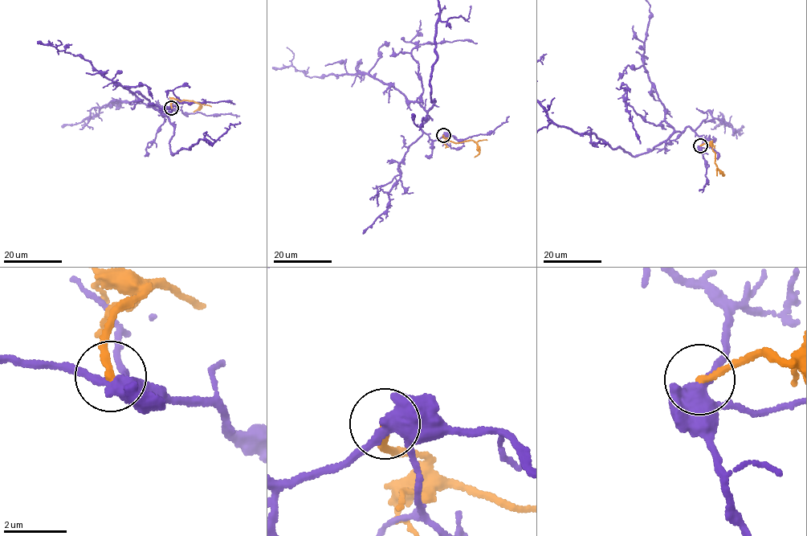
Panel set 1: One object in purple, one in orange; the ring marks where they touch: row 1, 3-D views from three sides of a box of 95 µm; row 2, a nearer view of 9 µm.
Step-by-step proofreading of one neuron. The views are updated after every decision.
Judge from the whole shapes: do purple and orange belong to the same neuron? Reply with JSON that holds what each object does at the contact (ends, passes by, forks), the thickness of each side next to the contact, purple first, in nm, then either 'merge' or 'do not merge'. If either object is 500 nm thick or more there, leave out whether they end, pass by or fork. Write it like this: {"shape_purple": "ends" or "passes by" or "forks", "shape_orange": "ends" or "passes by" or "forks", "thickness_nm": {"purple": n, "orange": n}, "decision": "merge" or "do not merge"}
{"shape_purple": "forks", "shape_orange": "ends", "thickness_nm": {"purple": 380, "orange": 200}, "decision": "do not merge"}

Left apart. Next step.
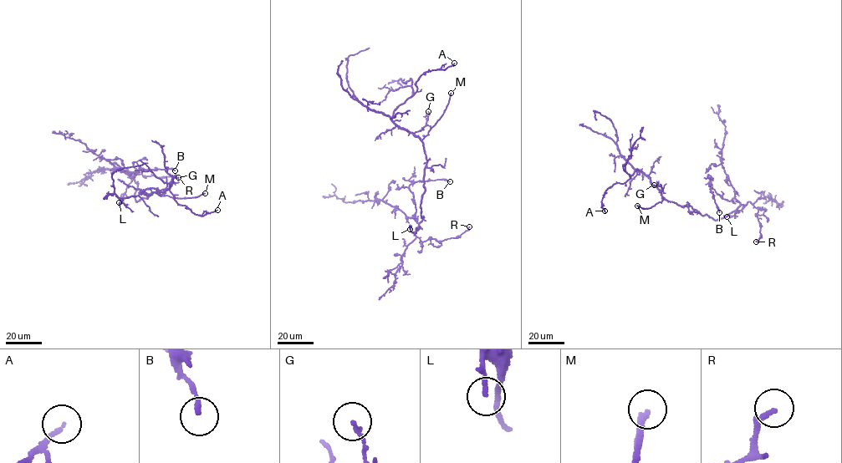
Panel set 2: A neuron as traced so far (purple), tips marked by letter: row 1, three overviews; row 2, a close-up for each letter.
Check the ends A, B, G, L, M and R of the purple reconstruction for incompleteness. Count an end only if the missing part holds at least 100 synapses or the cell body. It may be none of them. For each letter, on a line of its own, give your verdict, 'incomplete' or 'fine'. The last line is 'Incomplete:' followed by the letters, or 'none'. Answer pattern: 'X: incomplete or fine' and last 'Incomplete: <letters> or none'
A: fine
B: fine
G: fine
L: fine
M: incomplete
R: fine
Incomplete: M

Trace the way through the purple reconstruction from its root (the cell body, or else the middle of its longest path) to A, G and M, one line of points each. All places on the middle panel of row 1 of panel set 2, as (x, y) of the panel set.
A: (424, 171), (423, 142), (391, 117), (416, 91), (420, 75), (454, 63)
G: (424, 171), (426, 162), (423, 142), (414, 134), (424, 129), (428, 111)
M: (424, 171), (426, 160), (421, 140), (442, 115), (451, 93)

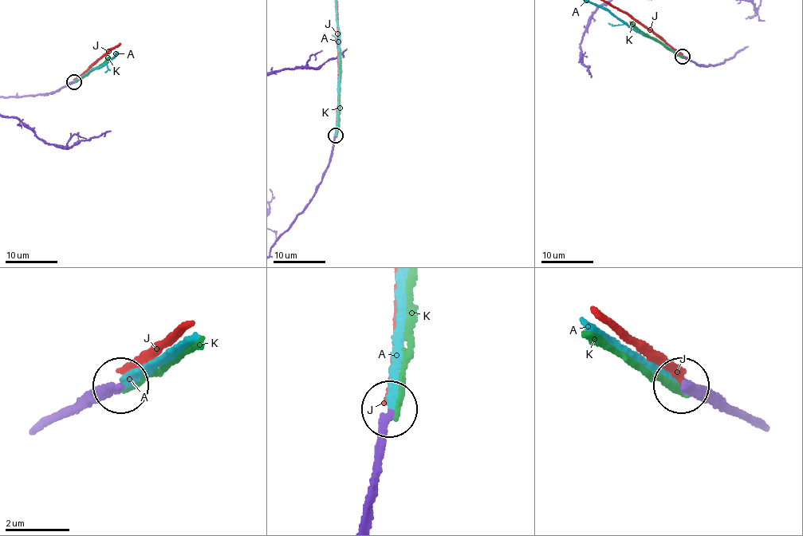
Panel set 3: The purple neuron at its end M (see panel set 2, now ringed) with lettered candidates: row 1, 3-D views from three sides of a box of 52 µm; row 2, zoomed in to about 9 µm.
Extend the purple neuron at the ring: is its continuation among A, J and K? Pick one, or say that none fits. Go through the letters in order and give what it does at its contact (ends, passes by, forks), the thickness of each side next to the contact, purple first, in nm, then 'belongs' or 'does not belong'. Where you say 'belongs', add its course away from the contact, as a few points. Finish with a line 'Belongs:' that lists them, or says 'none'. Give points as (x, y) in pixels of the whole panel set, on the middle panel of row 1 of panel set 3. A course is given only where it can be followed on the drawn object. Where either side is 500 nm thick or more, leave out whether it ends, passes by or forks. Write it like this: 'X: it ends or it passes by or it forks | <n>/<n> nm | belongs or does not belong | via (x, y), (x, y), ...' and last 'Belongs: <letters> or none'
A: it ends | 240/220 nm | belongs
J: it ends | 220/200 nm | does not belong
K: it ends | 240/200 nm | does not belong
Belongs: A

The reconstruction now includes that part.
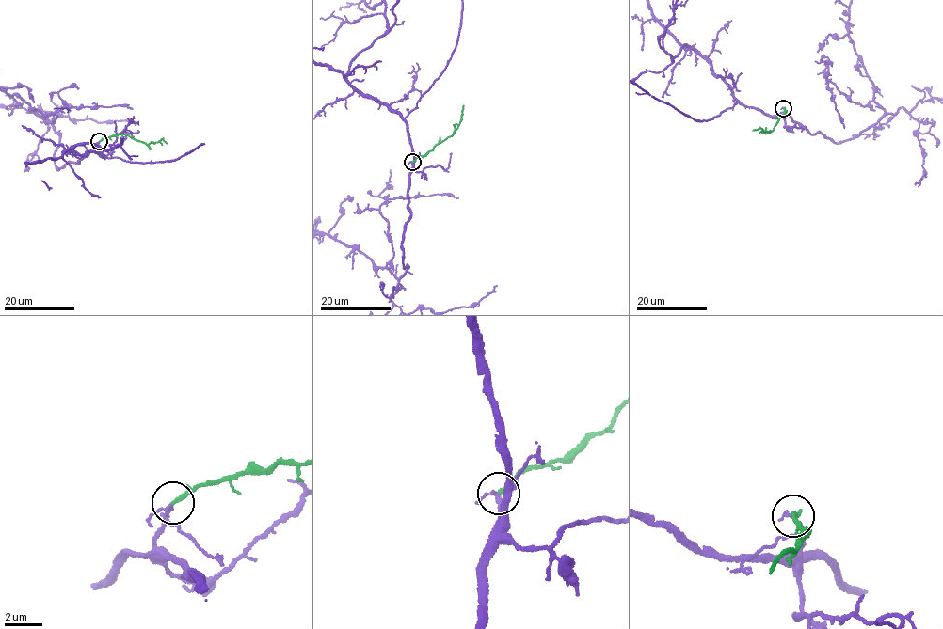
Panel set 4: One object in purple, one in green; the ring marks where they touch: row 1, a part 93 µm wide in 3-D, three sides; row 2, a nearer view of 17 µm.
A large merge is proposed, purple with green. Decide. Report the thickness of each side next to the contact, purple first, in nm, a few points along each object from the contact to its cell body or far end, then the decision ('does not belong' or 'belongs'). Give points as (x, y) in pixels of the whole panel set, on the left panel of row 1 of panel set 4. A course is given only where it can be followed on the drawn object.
calibres 170 and 240 nm; course green (99, 141), (121, 134), (148, 144), (163, 139), (167, 143); belongs

